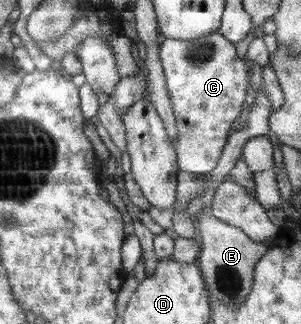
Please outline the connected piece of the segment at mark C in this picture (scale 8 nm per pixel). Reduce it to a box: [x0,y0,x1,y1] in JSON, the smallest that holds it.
[158,31,249,176]

